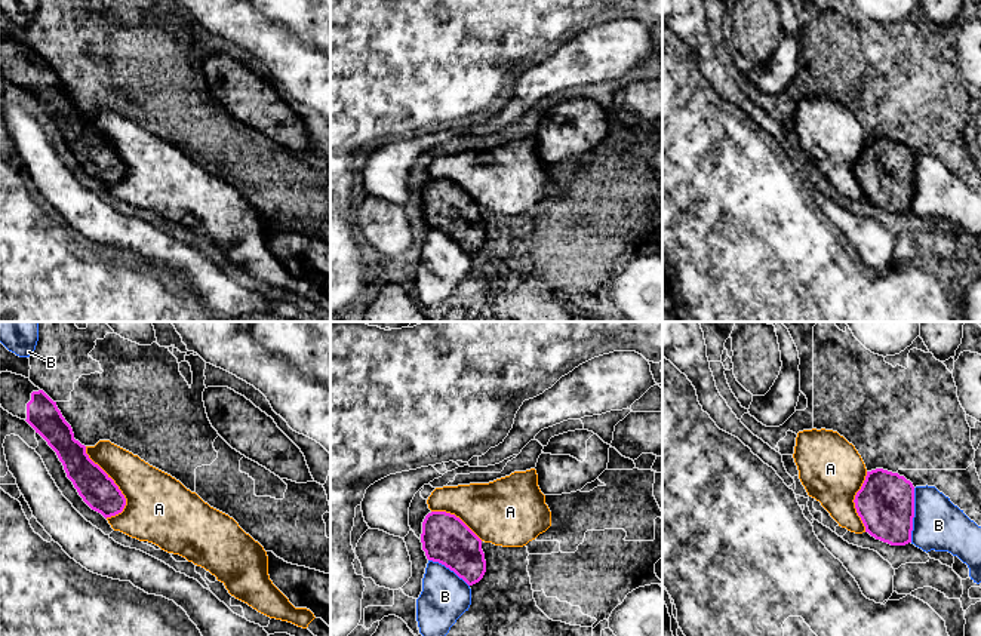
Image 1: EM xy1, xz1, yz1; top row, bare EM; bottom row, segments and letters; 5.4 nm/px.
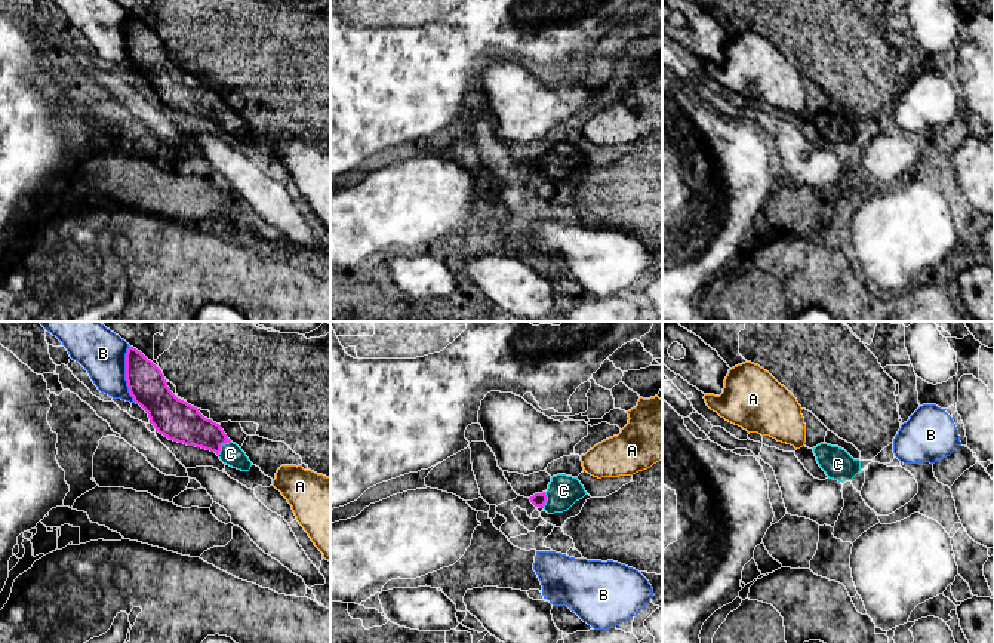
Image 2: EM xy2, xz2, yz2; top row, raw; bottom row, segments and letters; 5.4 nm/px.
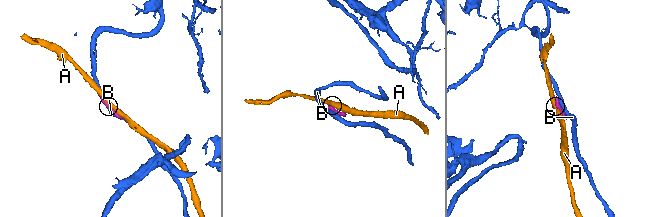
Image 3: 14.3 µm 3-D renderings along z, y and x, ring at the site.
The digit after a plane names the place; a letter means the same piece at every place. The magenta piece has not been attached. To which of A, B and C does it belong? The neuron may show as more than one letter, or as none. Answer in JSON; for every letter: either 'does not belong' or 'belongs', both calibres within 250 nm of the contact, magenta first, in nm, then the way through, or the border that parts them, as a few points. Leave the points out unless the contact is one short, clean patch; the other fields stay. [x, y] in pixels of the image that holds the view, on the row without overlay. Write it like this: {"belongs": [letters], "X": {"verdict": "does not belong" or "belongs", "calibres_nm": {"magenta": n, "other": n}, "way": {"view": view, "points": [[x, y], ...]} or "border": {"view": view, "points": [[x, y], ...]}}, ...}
{"belongs": ["C"], "A": {"verdict": "does not belong", "calibres_nm": {"magenta": 190, "other": 320}}, "B": {"verdict": "does not belong", "calibres_nm": {"magenta": 200, "other": 240}}, "C": {"verdict": "belongs", "calibres_nm": {"magenta": 220, "other": 120}, "way": {"view": "xy2", "points": [[182, 91], [211, 104], [221, 113], [230, 122]]}}}

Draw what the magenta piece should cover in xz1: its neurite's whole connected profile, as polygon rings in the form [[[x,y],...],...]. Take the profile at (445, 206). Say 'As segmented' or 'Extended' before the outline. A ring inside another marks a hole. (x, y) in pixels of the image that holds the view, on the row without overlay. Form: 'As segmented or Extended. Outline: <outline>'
As segmented. Outline: [[[431,179],[422,190],[422,218],[428,228],[453,239],[468,254],[486,240],[482,208],[455,182]]]

